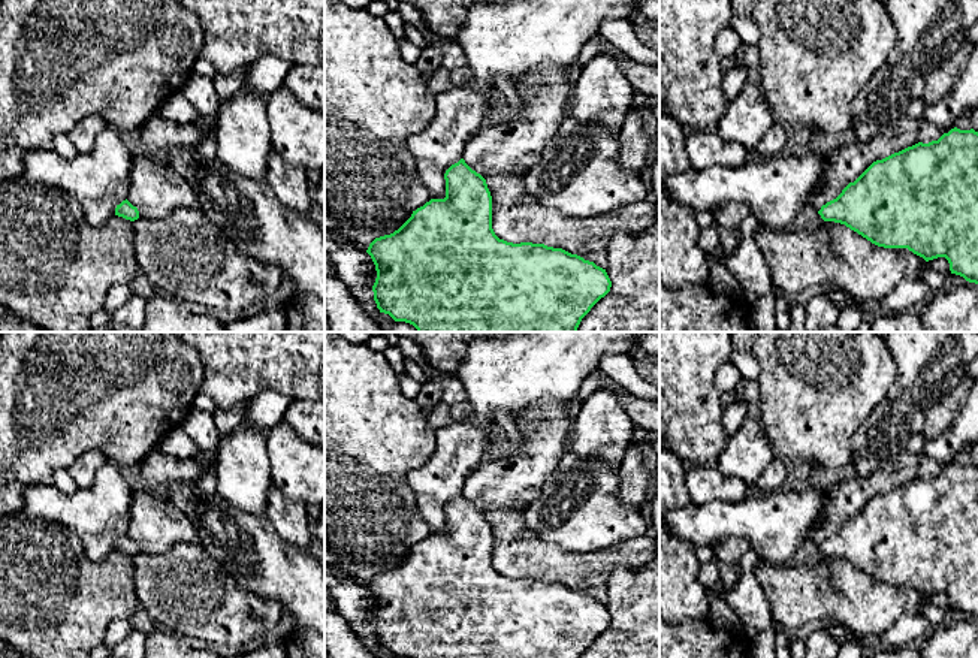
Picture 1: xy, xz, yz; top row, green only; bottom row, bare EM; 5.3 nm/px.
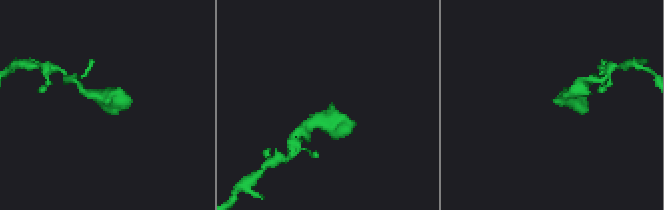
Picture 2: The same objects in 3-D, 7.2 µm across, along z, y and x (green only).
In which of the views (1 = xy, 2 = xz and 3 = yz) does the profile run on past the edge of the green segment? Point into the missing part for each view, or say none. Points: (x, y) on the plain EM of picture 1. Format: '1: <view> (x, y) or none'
1: none
2: none
3: none

